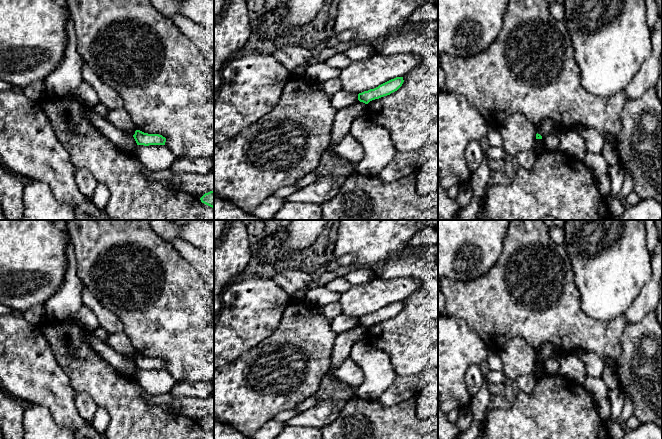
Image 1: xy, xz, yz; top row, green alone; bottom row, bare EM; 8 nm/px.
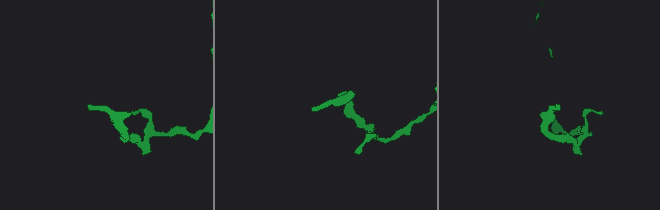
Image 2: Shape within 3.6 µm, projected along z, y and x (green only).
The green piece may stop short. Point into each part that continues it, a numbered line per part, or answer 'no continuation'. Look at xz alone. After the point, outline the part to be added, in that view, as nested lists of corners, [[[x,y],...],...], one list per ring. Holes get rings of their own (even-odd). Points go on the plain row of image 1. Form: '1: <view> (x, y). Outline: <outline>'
no continuation

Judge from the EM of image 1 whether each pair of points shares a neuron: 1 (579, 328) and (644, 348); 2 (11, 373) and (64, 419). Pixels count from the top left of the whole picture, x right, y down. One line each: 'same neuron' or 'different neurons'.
1: different neurons
2: same neuron

